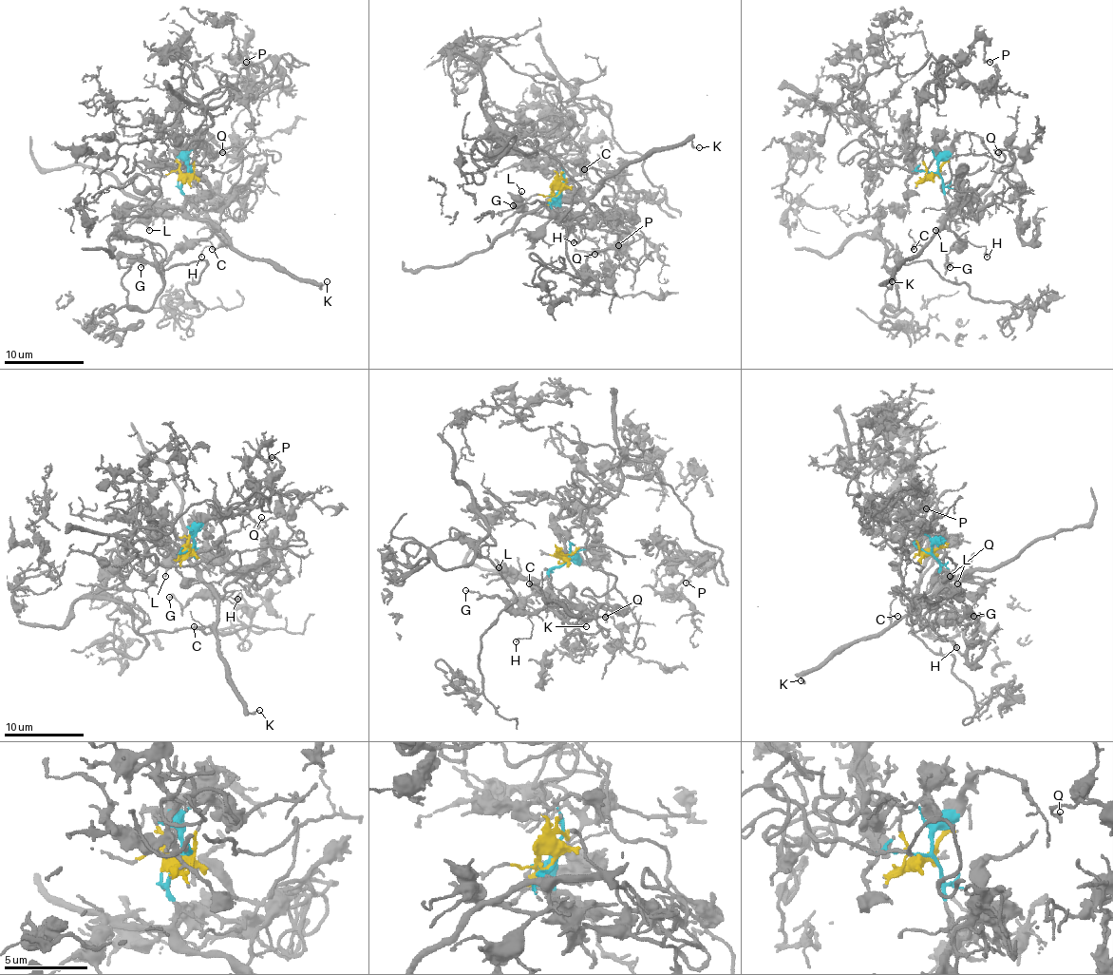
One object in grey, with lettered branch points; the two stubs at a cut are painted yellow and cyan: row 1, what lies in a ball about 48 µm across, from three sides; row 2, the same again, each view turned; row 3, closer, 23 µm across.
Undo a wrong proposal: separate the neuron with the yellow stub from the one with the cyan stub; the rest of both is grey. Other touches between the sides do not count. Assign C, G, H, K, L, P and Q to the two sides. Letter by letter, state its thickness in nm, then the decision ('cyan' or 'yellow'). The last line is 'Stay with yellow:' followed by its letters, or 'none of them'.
C: 140 nm thick; cyan
G: 190 nm thick; cyan
H: 140 nm thick; cyan
K: 80 nm thick; cyan
L: 150 nm thick; cyan
P: 130 nm thick; yellow
Q: 160 nm thick; yellow
Stay with yellow: P, Q

